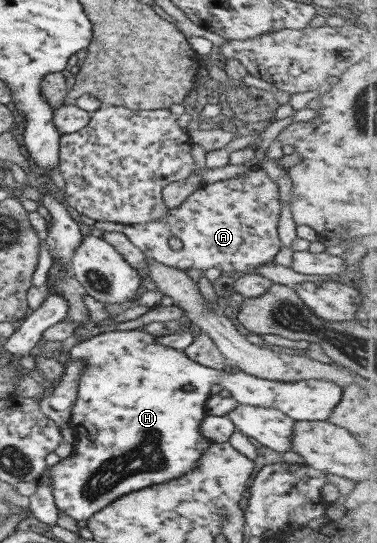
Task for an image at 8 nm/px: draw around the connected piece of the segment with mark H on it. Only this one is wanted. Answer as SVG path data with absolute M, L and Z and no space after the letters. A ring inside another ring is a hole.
M142 328L115 330L92 336L70 350L71 360L84 364L70 422L77 439L70 456L47 467L45 476L51 485L56 508L77 521L91 519L99 510L129 492L179 478L197 466L203 451L213 443L199 430L203 417L208 414L205 402L211 396L213 384L229 390L231 396L241 404L274 408L295 421L327 421L342 397L342 388L325 379L281 382L257 378L241 370L226 372L199 364L183 350L154 343L154 338ZM185 386L193 386L193 390L186 391Z

